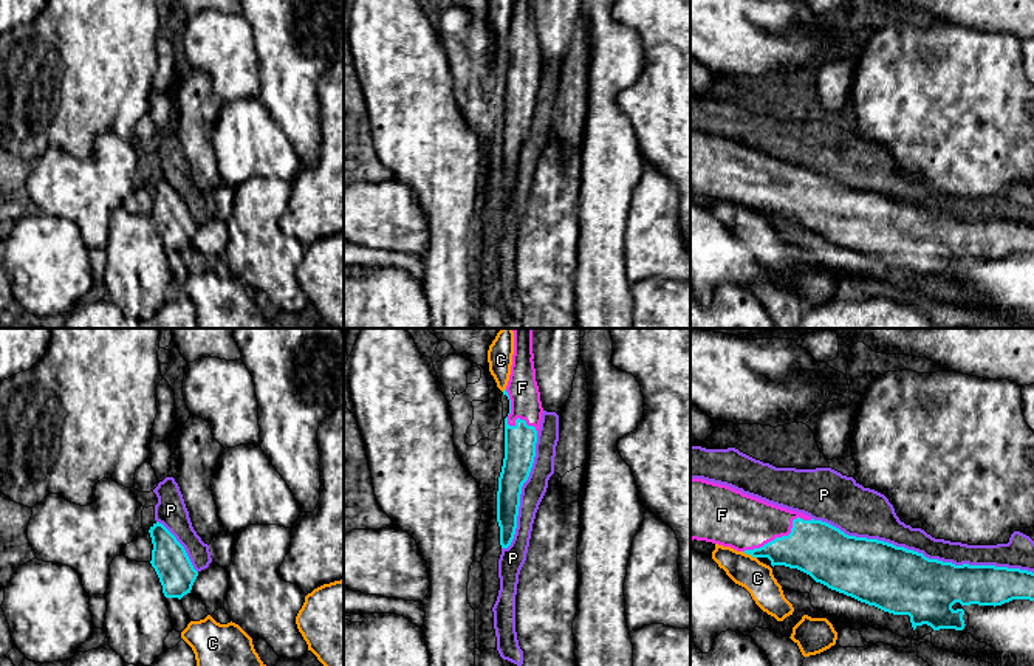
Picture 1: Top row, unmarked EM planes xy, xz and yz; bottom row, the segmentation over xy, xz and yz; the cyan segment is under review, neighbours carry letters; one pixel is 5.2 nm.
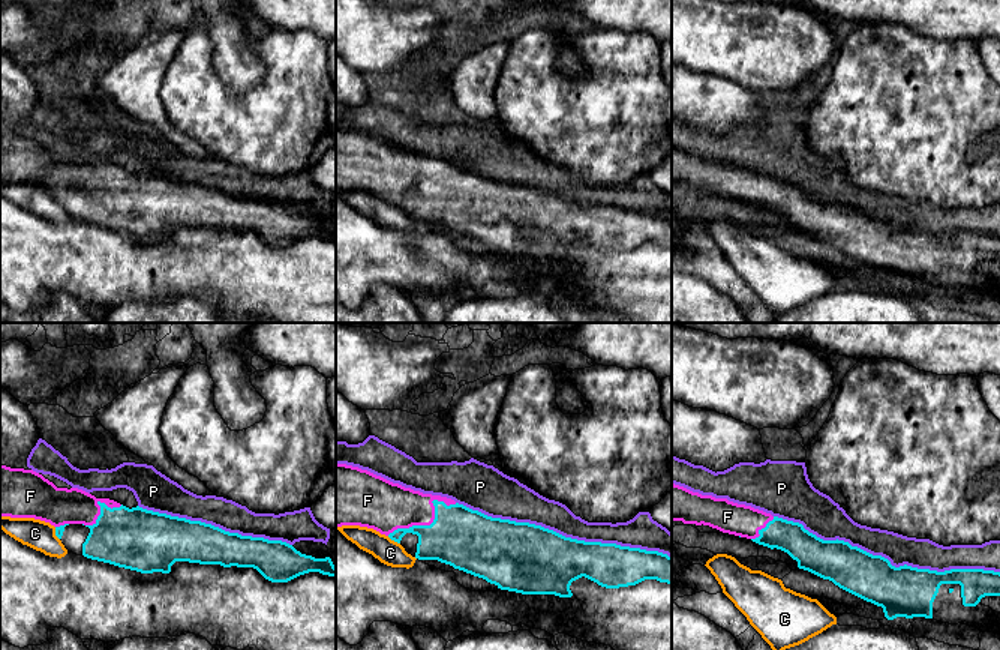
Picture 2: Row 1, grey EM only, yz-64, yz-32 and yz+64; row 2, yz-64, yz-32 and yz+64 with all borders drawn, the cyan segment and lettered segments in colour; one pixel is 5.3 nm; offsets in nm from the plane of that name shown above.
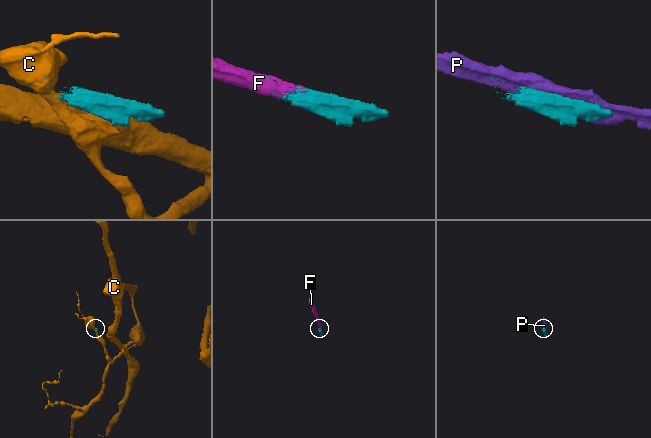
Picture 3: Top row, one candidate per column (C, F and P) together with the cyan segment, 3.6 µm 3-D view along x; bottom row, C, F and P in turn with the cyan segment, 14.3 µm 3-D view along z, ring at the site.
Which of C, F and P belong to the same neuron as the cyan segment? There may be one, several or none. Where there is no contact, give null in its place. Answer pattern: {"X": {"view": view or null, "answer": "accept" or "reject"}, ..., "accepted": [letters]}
{"C": {"view": "yz", "answer": "reject"}, "F": {"view": "yz", "answer": "accept"}, "P": {"view": "yz", "answer": "reject"}, "accepted": ["F"]}

